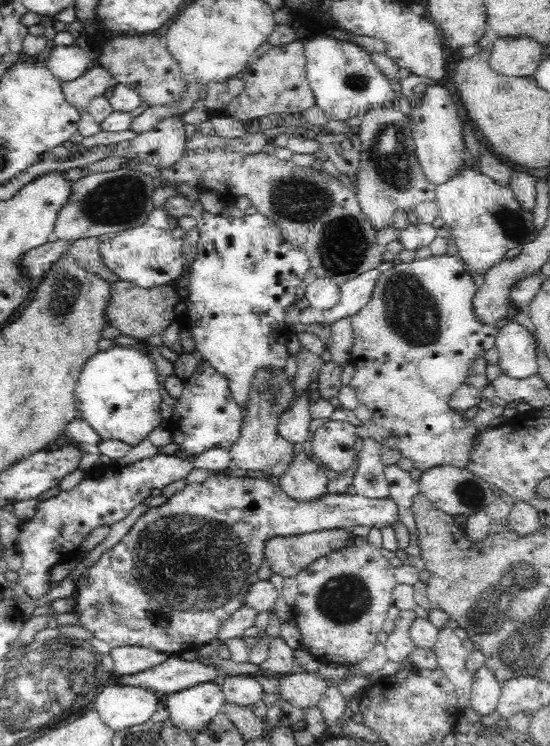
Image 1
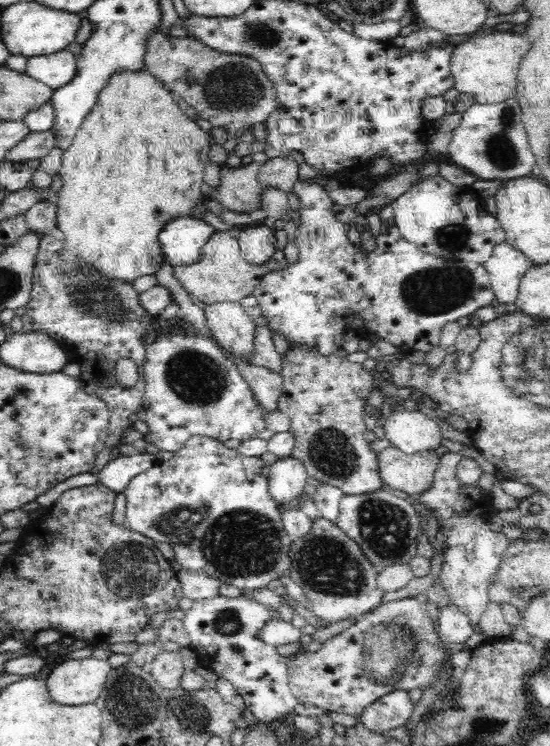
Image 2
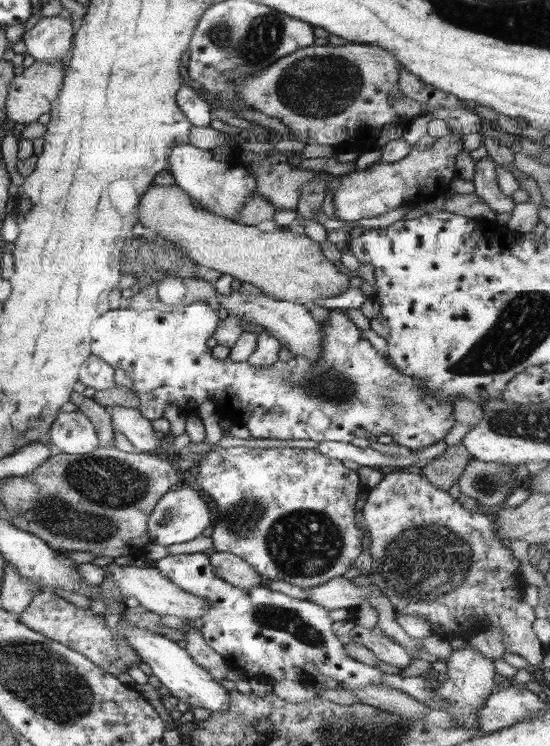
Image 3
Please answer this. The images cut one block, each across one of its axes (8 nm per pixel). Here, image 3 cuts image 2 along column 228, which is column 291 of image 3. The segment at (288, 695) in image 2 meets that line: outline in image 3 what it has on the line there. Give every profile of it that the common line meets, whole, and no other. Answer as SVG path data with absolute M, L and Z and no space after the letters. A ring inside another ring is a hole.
M206 553L168 555L157 561L158 570L172 579L180 588L194 594L196 598L202 598L209 605L209 610L203 616L199 616L191 623L198 629L206 641L218 654L221 654L231 665L239 669L248 678L257 679L266 683L279 683L281 680L294 680L313 684L313 679L322 674L330 676L338 682L340 688L356 690L371 684L385 684L390 688L397 688L418 702L429 706L431 709L445 710L443 703L435 693L435 688L422 675L404 676L387 674L378 667L370 666L352 658L345 652L344 645L332 631L332 618L329 610L307 600L290 598L282 592L274 592L268 586L255 586L250 590L244 590L232 586L223 578L220 578L212 566L210 557Z

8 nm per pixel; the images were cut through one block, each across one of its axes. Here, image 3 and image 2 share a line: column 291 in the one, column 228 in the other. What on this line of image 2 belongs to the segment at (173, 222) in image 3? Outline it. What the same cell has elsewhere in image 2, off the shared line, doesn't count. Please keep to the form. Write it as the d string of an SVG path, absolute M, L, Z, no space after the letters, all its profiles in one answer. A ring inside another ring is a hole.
M226 230L216 231L208 239L202 247L198 262L188 266L173 267L174 276L188 294L192 294L206 304L239 302L241 298L252 294L254 287L266 273L265 265L254 265L244 260L239 247L239 239Z

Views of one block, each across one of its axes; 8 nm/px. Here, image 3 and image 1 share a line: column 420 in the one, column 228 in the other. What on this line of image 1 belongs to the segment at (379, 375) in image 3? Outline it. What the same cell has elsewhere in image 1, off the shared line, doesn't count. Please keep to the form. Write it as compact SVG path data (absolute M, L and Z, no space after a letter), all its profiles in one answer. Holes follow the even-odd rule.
M202 360L197 370L192 373L190 378L184 379L183 383L184 390L179 400L180 408L176 413L176 419L170 424L172 433L171 442L182 446L182 449L188 454L188 457L184 458L190 459L192 459L190 455L200 455L212 448L226 448L229 450L238 438L240 438L244 409L232 399L228 380Z

